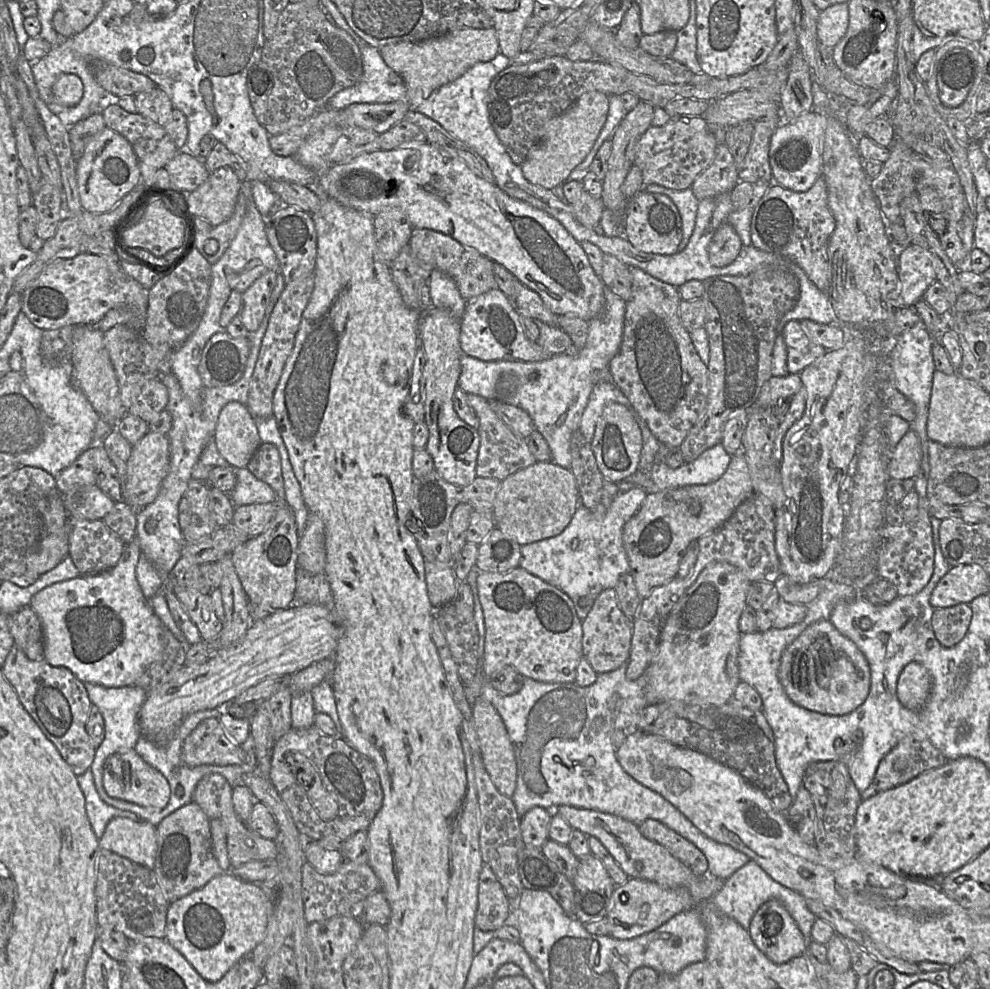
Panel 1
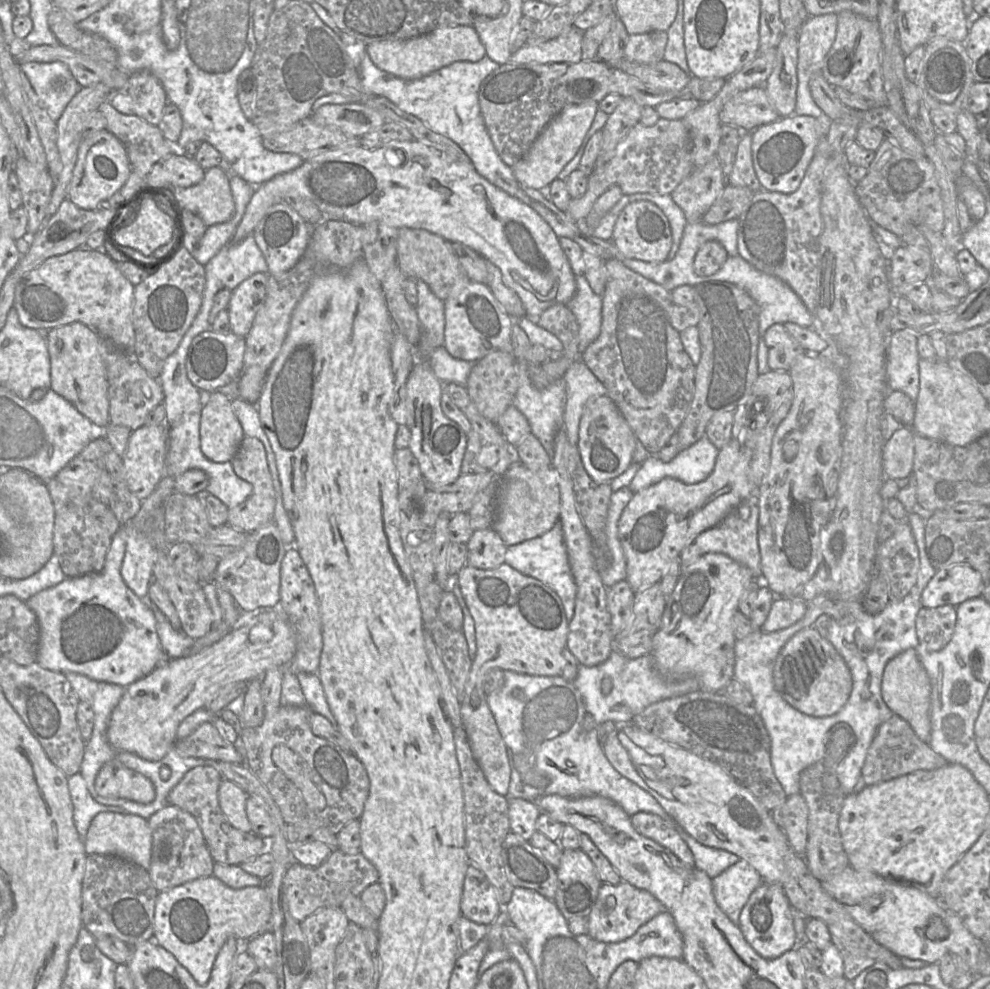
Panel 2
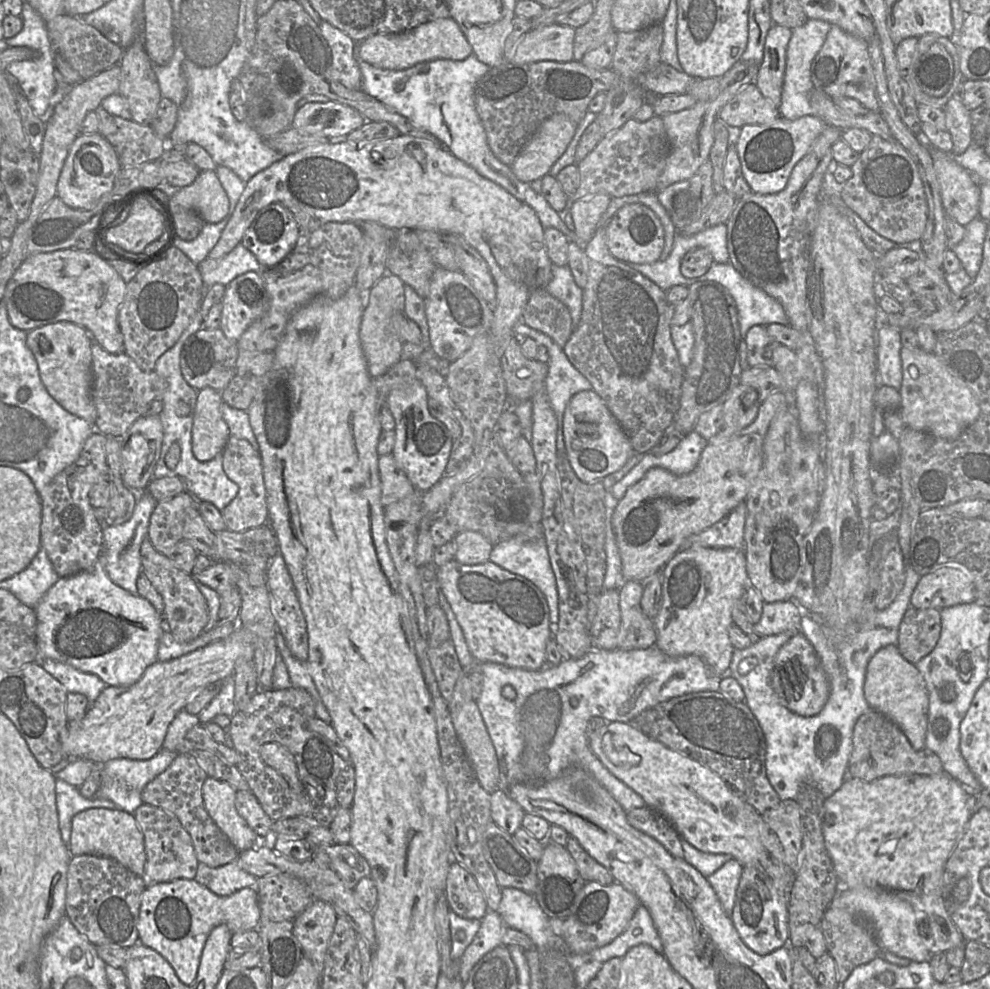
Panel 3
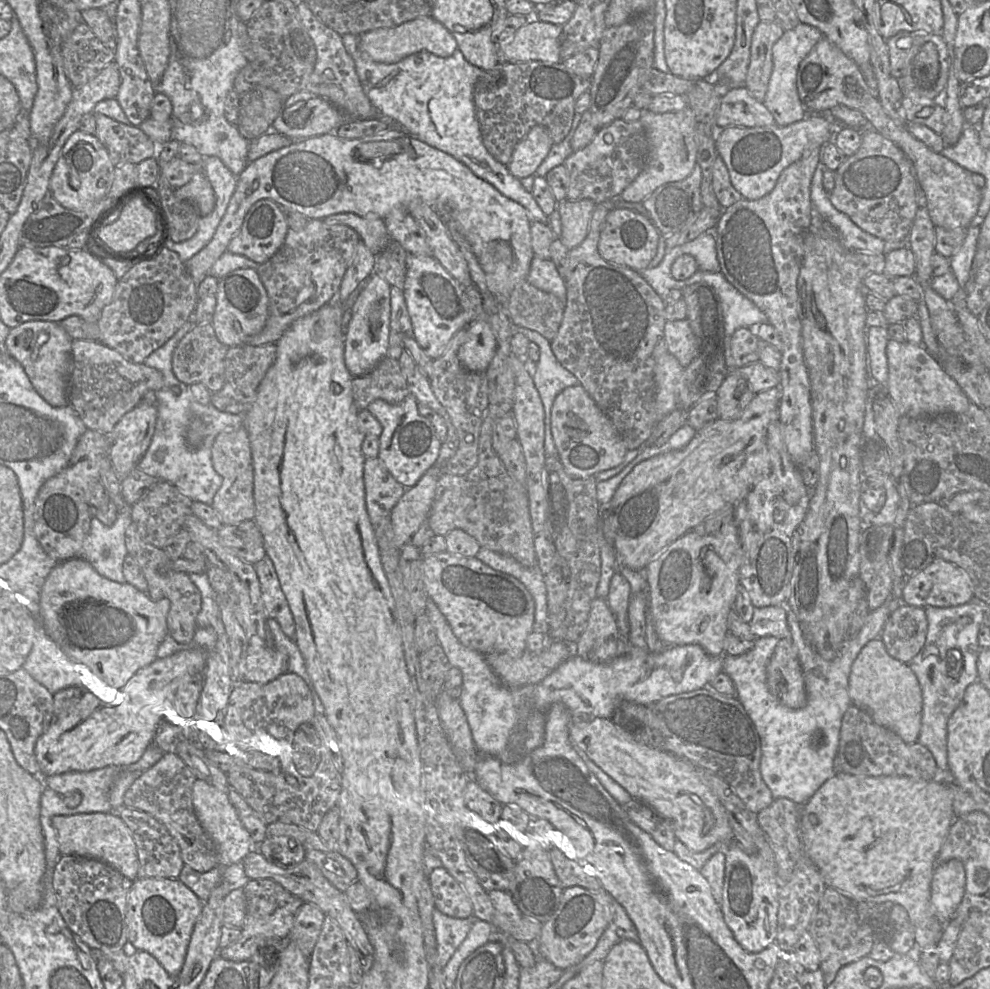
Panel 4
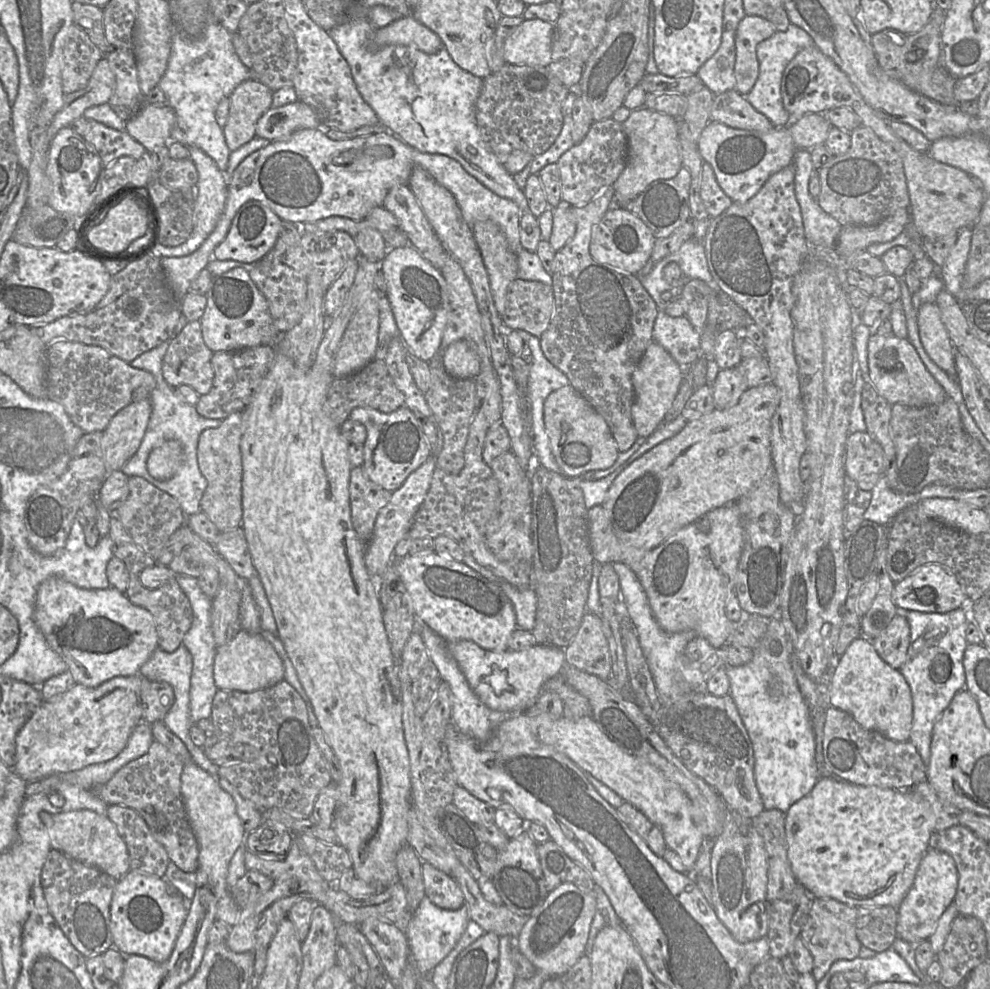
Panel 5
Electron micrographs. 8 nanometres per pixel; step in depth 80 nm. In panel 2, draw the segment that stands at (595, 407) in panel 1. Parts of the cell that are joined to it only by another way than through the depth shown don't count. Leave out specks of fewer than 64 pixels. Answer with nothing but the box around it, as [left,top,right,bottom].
[561,361,607,445]

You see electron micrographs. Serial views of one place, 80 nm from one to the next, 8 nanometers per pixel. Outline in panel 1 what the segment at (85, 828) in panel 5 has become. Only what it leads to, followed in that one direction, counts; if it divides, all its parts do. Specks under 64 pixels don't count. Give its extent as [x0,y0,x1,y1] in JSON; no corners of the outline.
[99,817,157,869]

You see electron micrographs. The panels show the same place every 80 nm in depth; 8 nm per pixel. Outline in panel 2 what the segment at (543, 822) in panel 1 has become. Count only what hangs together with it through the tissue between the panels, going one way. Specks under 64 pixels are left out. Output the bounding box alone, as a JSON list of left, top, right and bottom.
[508,799,541,841]

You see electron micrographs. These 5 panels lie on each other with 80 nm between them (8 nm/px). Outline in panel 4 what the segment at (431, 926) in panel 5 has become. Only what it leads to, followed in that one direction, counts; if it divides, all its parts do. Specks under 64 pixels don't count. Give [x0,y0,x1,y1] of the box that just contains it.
[432,909,479,967]

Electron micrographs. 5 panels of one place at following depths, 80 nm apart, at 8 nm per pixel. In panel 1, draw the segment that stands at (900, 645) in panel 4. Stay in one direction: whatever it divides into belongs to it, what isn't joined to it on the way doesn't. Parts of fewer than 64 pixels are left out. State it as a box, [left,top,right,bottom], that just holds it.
[931,603,972,647]

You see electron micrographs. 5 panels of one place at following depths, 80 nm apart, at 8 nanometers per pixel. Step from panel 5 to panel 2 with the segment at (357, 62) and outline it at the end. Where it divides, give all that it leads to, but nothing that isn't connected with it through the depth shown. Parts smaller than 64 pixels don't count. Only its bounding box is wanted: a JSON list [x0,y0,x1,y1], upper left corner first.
[360,50,597,250]

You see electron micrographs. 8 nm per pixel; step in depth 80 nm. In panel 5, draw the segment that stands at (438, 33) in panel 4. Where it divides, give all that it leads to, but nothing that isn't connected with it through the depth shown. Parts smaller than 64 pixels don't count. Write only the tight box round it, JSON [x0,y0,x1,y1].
[371,16,443,54]

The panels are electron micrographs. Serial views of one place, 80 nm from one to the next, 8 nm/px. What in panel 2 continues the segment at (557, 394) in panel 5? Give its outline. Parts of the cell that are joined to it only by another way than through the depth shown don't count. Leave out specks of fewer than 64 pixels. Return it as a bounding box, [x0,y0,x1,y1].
[578,396,637,484]

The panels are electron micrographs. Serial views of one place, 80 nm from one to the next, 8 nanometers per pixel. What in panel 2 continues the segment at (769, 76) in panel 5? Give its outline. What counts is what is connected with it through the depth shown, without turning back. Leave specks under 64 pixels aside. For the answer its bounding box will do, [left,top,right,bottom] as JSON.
[795,13,838,118]

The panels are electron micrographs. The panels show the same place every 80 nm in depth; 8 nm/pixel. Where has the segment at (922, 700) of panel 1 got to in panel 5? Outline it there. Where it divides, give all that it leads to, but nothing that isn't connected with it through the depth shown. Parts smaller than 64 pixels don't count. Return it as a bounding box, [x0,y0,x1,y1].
[828,637,913,742]

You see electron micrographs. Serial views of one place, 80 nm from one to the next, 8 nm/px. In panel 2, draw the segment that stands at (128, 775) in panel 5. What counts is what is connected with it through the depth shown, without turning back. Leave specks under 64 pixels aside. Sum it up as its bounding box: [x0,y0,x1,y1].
[168,767,270,866]

